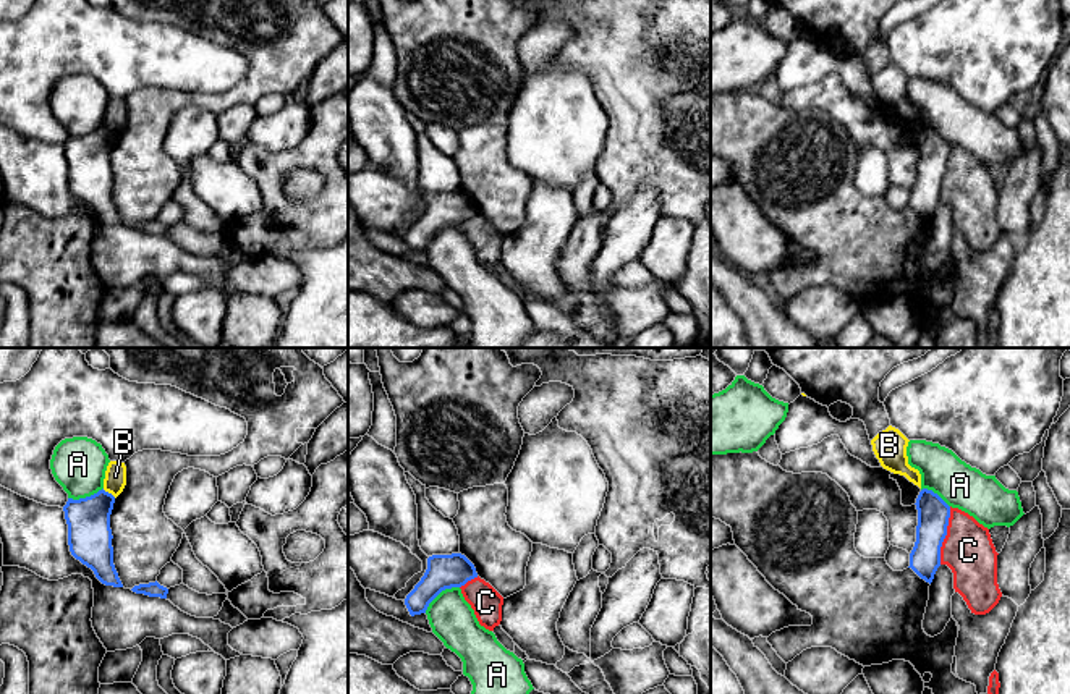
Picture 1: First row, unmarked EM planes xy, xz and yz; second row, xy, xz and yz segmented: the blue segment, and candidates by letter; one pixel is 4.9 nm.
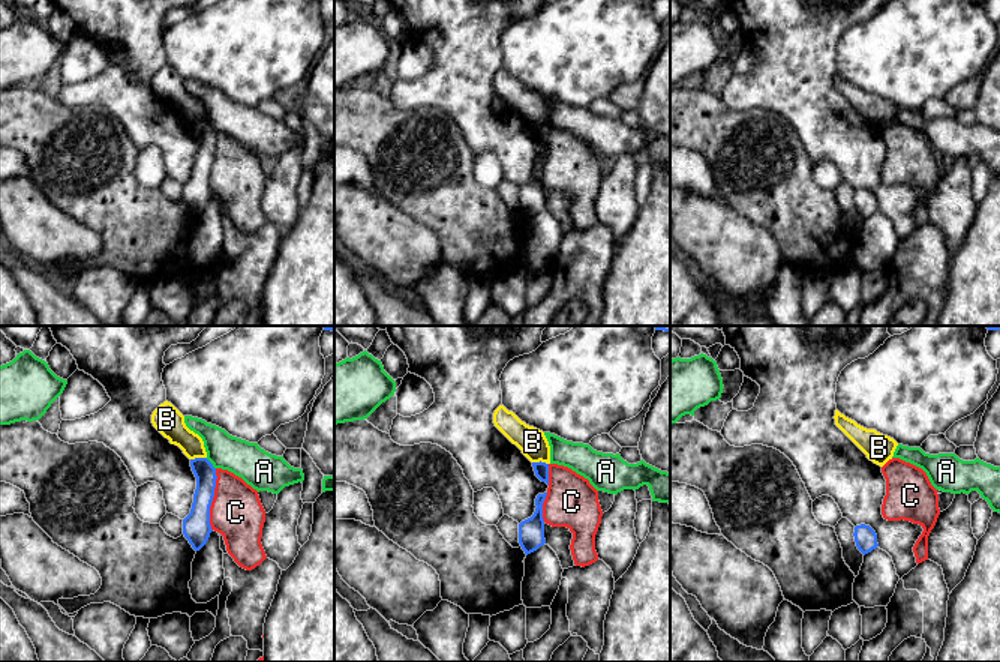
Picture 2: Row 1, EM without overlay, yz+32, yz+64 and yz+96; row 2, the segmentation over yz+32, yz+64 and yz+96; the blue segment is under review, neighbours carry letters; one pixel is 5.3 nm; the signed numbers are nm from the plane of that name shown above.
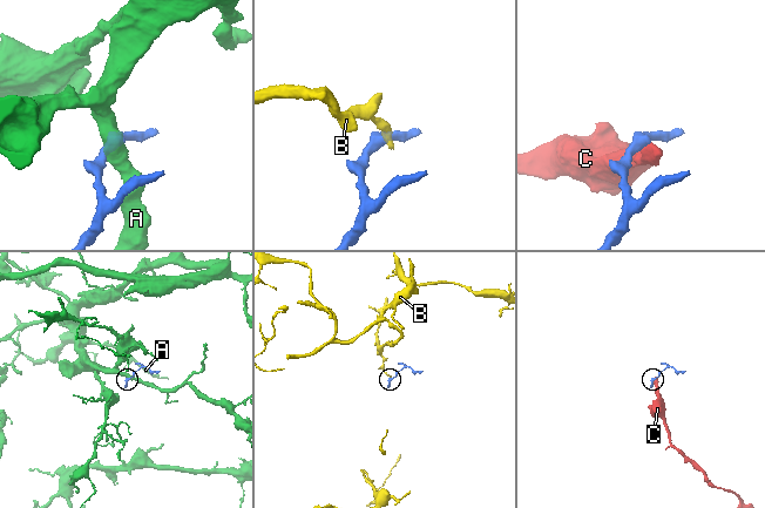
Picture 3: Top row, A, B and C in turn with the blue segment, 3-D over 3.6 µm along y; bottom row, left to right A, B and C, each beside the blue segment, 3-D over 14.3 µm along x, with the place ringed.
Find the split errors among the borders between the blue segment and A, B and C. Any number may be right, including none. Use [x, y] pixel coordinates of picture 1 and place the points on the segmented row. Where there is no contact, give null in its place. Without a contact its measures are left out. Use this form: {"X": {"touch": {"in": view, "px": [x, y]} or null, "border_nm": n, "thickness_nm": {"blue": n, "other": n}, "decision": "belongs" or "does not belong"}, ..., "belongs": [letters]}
{"A": {"touch": {"in": "xz", "px": [439, 592]}, "border_nm": 220, "thickness_nm": {"blue": 180, "other": 220}, "decision": "does not belong"}, "B": {"touch": {"in": "xy", "px": [107, 492]}, "border_nm": 80, "thickness_nm": {"blue": 220, "other": 110}, "decision": "does not belong"}, "C": {"touch": {"in": "yz", "px": [946, 534]}, "border_nm": 300, "thickness_nm": {"blue": 160, "other": 260}, "decision": "does not belong"}, "belongs": []}

